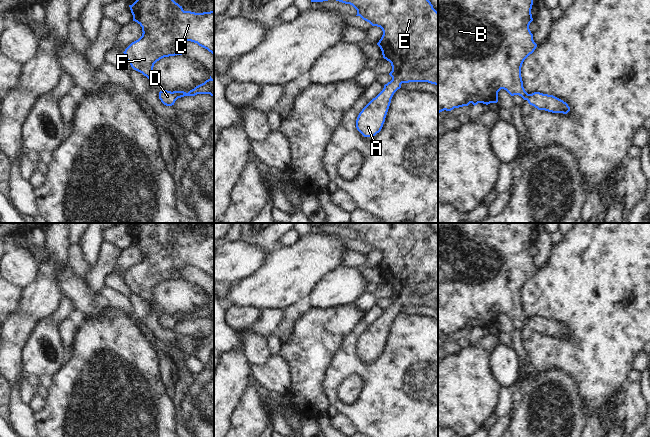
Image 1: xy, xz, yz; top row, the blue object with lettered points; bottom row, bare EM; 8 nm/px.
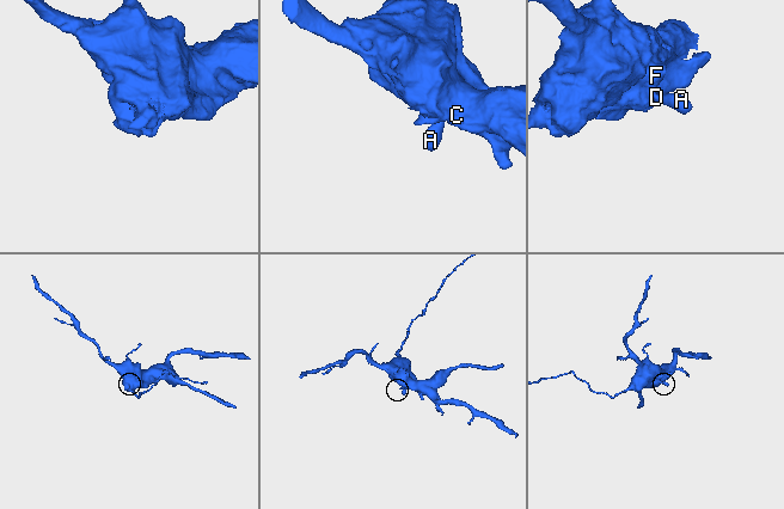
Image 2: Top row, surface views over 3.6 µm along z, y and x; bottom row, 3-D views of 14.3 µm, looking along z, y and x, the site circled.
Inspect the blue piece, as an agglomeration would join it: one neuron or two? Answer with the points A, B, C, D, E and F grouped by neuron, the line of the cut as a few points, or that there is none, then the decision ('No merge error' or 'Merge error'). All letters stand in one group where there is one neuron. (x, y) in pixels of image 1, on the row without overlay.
Groups: A B C D E F. No split. No merge error

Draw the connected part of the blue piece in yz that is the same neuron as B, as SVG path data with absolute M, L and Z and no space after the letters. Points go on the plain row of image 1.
M438 223L438 337L470 327L497 327L501 313L511 320L521 320L538 334L563 338L570 335L563 324L540 316L528 318L523 311L522 288L537 271L529 253L532 229L533 223Z

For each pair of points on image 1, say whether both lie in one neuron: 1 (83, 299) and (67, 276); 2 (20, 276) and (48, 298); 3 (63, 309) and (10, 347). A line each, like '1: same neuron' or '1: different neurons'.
1: same neuron
2: different neurons
3: different neurons

